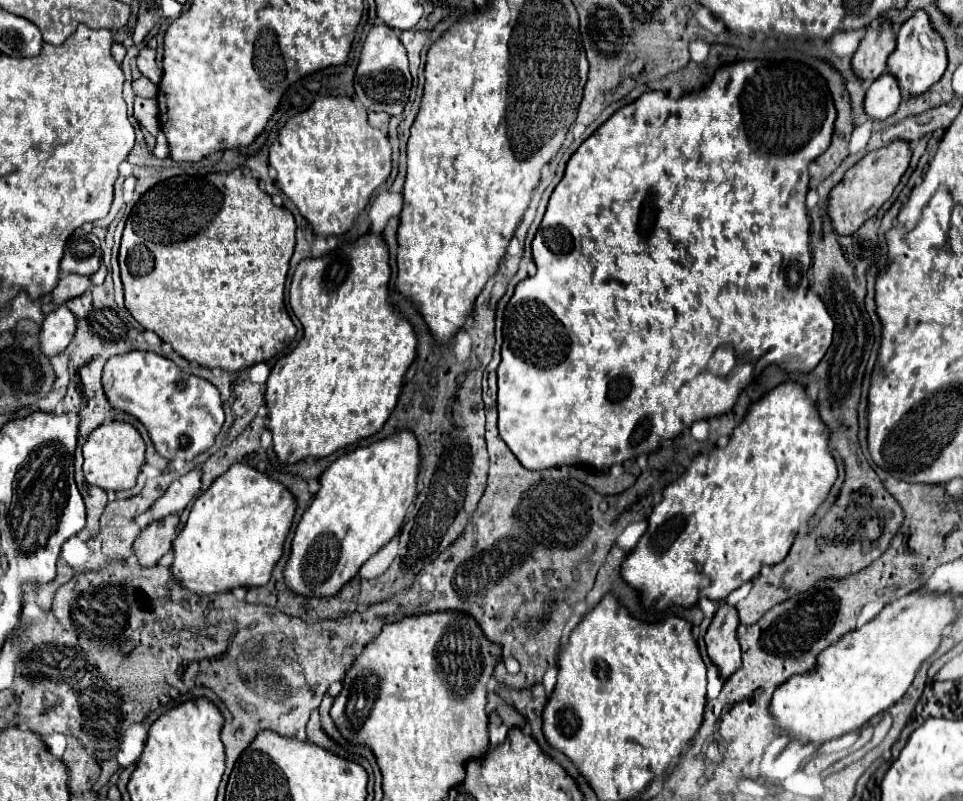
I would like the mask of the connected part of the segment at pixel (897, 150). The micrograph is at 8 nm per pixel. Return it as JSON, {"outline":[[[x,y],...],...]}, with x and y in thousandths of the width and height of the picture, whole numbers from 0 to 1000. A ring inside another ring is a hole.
{"outline":[[[928,175],[918,185],[901,190],[893,202],[889,202],[874,222],[870,232],[864,235],[860,250],[860,265],[870,292],[885,292],[889,290],[899,275],[910,270],[914,257],[926,245],[928,235],[933,232],[937,217],[943,210],[947,187],[941,175]]]}

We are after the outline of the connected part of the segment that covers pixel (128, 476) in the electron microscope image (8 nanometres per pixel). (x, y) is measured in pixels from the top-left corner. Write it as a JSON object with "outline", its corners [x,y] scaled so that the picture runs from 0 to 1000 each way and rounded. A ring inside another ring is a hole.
{"outline":[[[112,527],[102,532],[85,557],[87,597],[91,604],[106,612],[133,612],[141,604],[145,582],[150,579],[150,549],[145,539],[133,527]]]}

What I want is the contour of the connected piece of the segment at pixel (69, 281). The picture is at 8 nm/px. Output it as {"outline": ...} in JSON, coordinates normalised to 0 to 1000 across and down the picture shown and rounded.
{"outline":[[[81,342],[64,345],[62,352],[60,352],[60,357],[54,362],[54,377],[56,377],[58,382],[60,382],[60,380],[66,380],[69,375],[87,367],[93,357],[96,357],[93,347],[87,347],[87,345],[81,345]]]}

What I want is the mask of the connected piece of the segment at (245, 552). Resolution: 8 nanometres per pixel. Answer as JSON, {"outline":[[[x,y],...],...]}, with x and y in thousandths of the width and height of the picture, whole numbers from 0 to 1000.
{"outline":[[[258,579],[239,582],[220,607],[206,619],[201,627],[195,652],[181,674],[181,702],[179,714],[181,719],[204,742],[222,742],[241,737],[245,732],[274,732],[287,702],[293,697],[295,674],[301,664],[303,649],[307,642],[307,619],[291,602],[282,599],[278,592],[270,592]]]}

